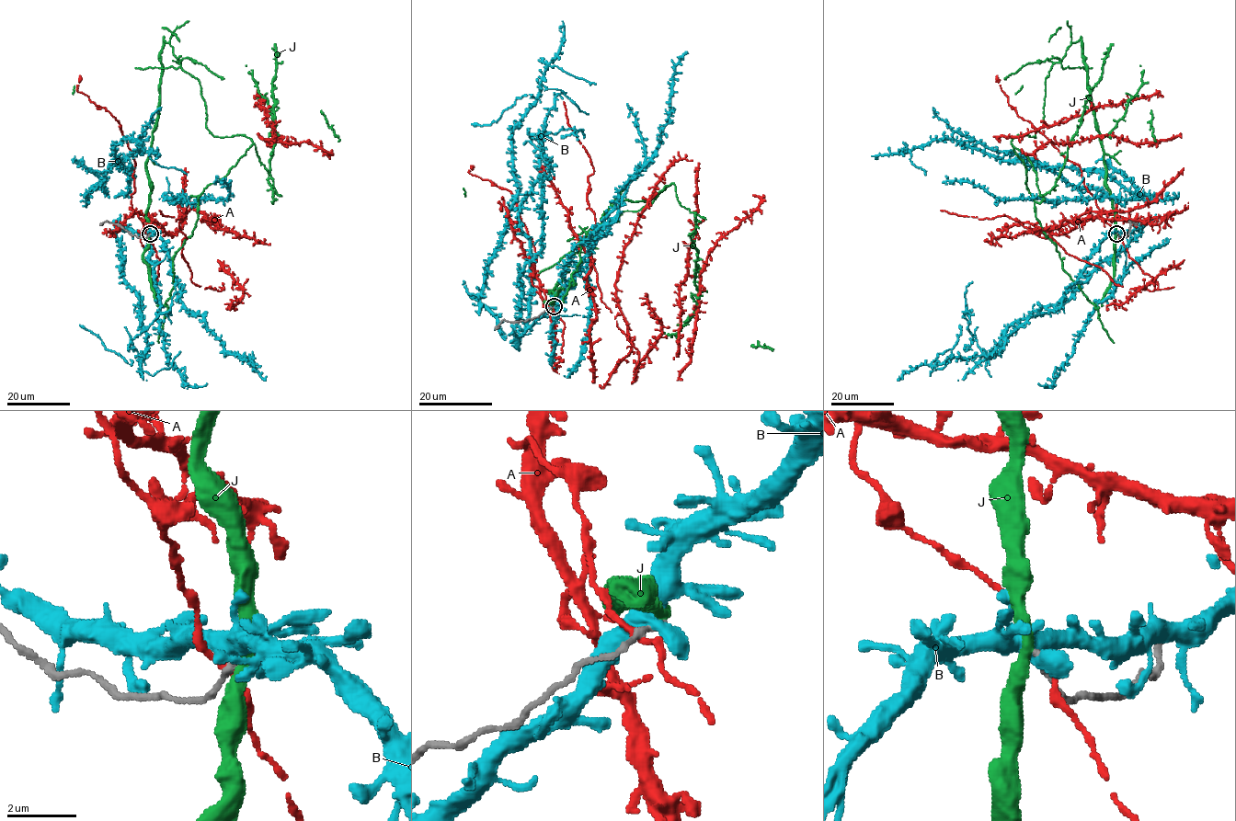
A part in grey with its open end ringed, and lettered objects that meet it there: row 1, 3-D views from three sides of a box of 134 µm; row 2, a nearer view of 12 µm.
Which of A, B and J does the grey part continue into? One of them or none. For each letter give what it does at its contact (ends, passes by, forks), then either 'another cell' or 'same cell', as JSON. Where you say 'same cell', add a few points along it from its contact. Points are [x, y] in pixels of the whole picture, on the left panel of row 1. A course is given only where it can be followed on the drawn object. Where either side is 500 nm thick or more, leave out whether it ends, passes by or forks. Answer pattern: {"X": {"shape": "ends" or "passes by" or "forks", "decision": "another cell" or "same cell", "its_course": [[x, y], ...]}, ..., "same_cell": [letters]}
{"A": {"shape": "passes by", "decision": "another cell"}, "B": {"shape": "forks", "decision": "another cell"}, "J": {"shape": "passes by", "decision": "another cell"}, "same_cell": []}

